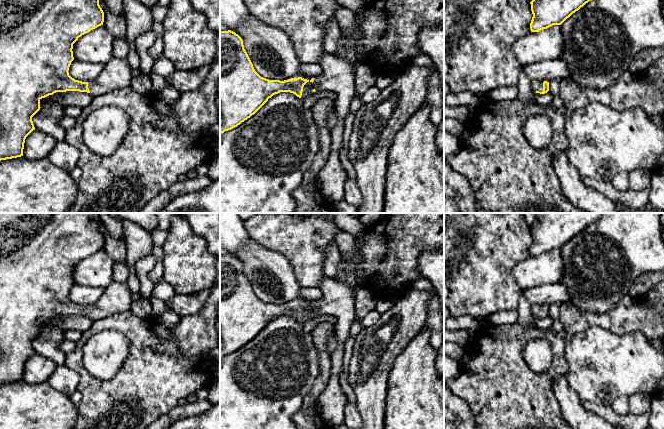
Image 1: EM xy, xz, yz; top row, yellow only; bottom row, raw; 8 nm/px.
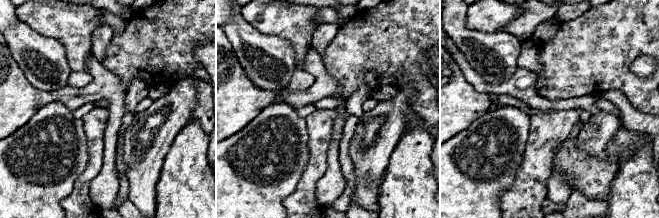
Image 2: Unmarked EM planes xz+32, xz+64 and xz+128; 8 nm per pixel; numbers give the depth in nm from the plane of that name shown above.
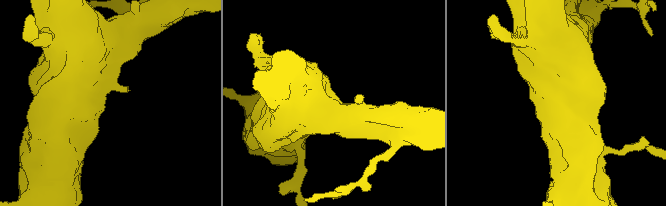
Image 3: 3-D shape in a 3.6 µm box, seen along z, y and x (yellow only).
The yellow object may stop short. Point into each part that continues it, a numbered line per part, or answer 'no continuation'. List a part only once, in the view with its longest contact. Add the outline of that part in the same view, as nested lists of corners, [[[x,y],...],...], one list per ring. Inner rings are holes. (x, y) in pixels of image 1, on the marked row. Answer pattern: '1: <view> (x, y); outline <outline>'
1: yz (537, 86); outline [[[536,81],[536,82],[532,82],[532,87],[533,87],[533,92],[542,92],[543,91],[543,82],[539,82],[539,81]]]

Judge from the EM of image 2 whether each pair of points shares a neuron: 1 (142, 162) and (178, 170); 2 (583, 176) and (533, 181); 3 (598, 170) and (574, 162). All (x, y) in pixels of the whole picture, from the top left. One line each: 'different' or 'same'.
1: different
2: different
3: same

